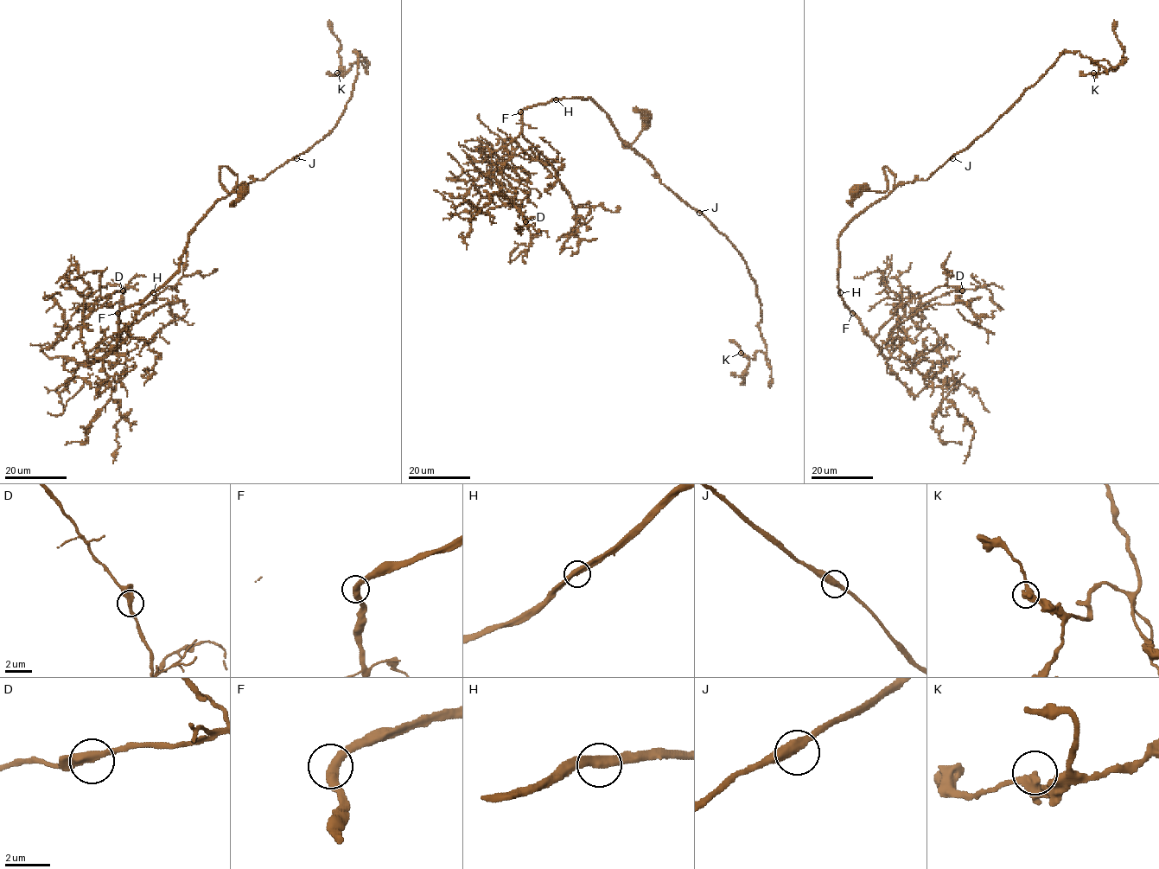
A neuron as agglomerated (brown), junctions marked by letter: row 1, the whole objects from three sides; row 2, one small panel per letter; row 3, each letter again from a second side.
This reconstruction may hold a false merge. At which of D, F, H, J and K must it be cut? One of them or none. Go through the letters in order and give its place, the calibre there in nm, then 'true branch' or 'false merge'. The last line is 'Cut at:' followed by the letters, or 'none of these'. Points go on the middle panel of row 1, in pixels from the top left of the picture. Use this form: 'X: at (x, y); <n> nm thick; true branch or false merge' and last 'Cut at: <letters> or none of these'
D: at (525, 221); 380 nm thick; true branch
F: at (520, 111); 400 nm thick; true branch
H: at (556, 99); 400 nm thick; true branch
J: at (699, 213); 440 nm thick; true branch
K: at (741, 353); 420 nm thick; true branch
Cut at: none of these

